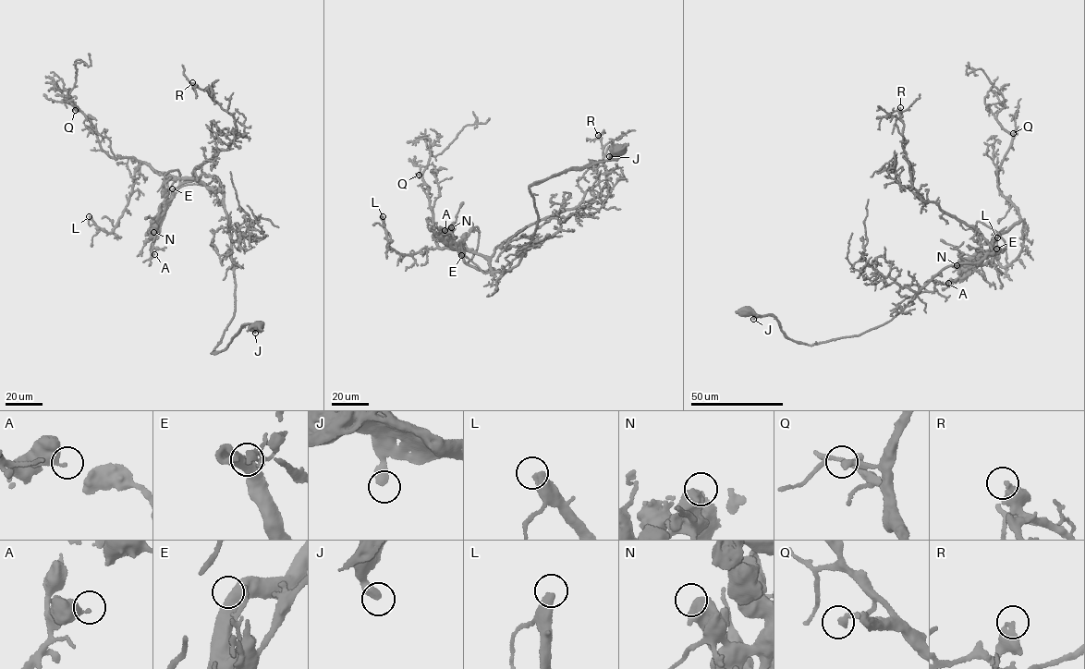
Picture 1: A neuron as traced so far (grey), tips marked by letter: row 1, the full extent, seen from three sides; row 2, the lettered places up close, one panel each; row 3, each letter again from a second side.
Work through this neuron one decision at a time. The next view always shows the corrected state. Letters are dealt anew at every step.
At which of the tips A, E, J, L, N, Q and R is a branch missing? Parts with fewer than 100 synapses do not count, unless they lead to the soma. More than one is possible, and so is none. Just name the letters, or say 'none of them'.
L

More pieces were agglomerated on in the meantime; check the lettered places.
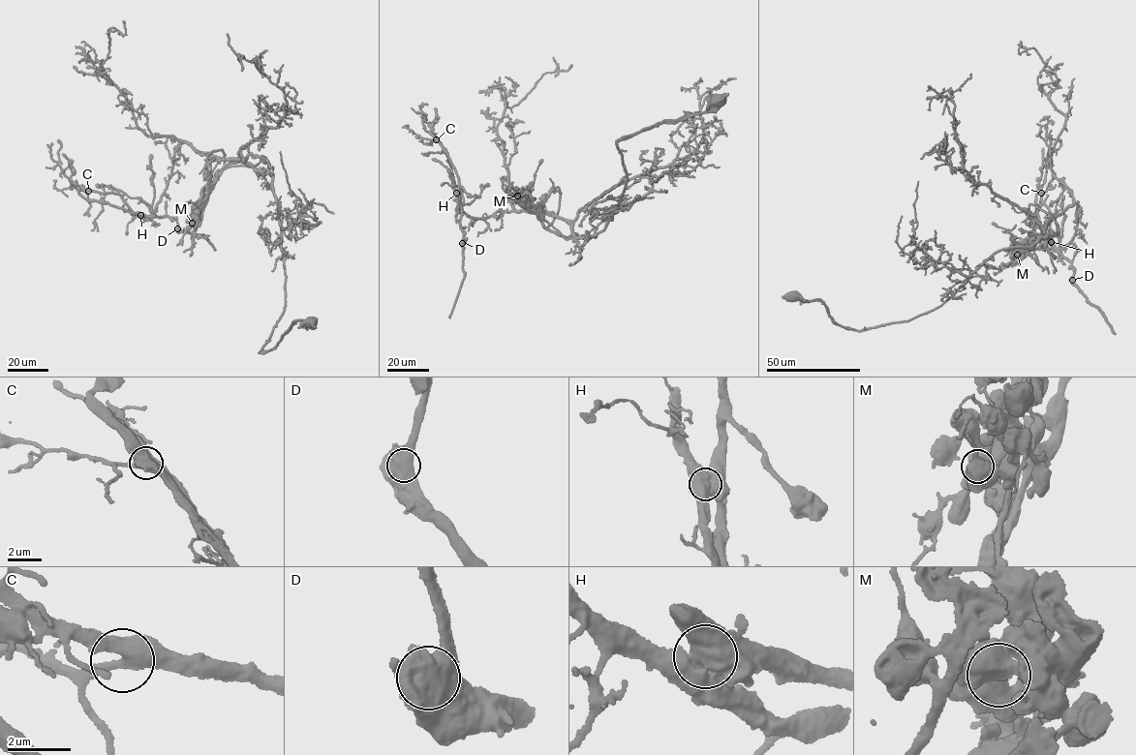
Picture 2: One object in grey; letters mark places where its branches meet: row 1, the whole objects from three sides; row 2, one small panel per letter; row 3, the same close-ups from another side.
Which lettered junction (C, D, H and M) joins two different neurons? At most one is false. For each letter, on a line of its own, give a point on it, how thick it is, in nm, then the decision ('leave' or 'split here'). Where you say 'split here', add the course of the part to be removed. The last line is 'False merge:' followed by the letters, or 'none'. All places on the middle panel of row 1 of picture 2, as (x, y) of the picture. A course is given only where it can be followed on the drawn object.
C: at (436, 139); 400 nm thick; leave
D: at (462, 243); 900 nm thick; leave
H: at (456, 193); 800 nm thick; split here; foreign part runs (456, 193), (461, 206), (464, 277), (449, 317)
M: at (517, 196); 550 nm thick; leave
False merge: H

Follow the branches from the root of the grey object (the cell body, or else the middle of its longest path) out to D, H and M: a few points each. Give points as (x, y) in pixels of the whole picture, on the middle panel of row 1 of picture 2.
D: (720, 104), (616, 141), (626, 187), (602, 230), (576, 237), (550, 214), (477, 220), (459, 205), (462, 243)
H: (720, 104), (616, 141), (626, 187), (591, 236), (547, 213), (472, 219), (456, 193)
M: (720, 104), (616, 141), (626, 187), (618, 210), (605, 227), (591, 236), (565, 239), (517, 196)

